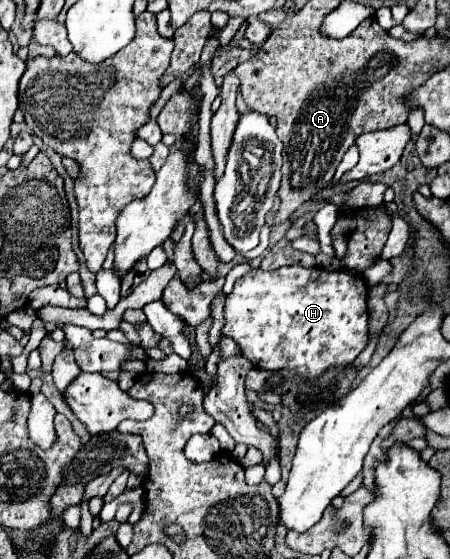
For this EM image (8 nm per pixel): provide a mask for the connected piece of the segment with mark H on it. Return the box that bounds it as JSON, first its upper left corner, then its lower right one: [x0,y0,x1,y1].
[222,267,368,379]

